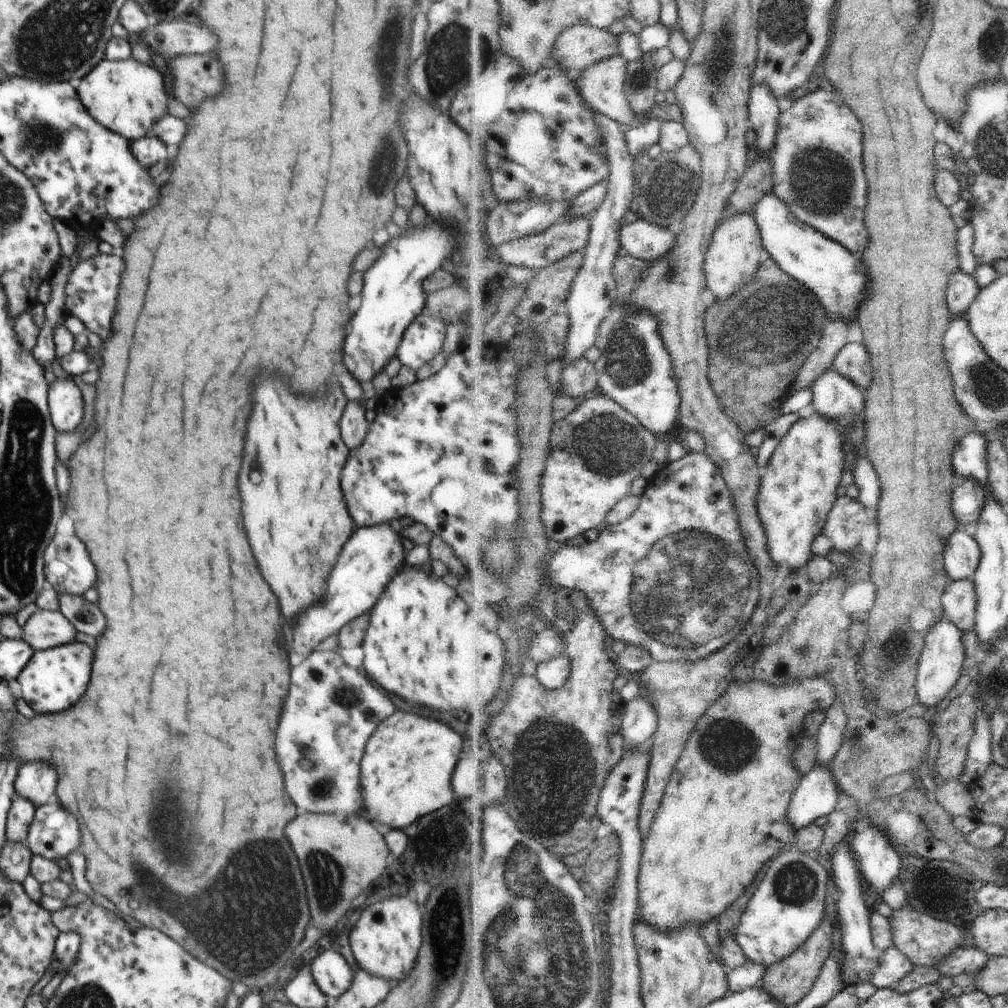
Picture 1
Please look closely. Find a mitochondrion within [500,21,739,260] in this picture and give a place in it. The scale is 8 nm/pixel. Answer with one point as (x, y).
(669, 186)

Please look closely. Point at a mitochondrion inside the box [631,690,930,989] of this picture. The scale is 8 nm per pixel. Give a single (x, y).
(728, 744)

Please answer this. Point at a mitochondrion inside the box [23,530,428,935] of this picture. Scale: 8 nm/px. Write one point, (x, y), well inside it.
(166, 771)

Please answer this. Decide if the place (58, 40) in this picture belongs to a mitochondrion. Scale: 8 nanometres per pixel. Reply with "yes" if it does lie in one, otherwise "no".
yes

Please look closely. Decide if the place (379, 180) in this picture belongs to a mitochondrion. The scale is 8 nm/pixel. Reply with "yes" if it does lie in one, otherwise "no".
yes

